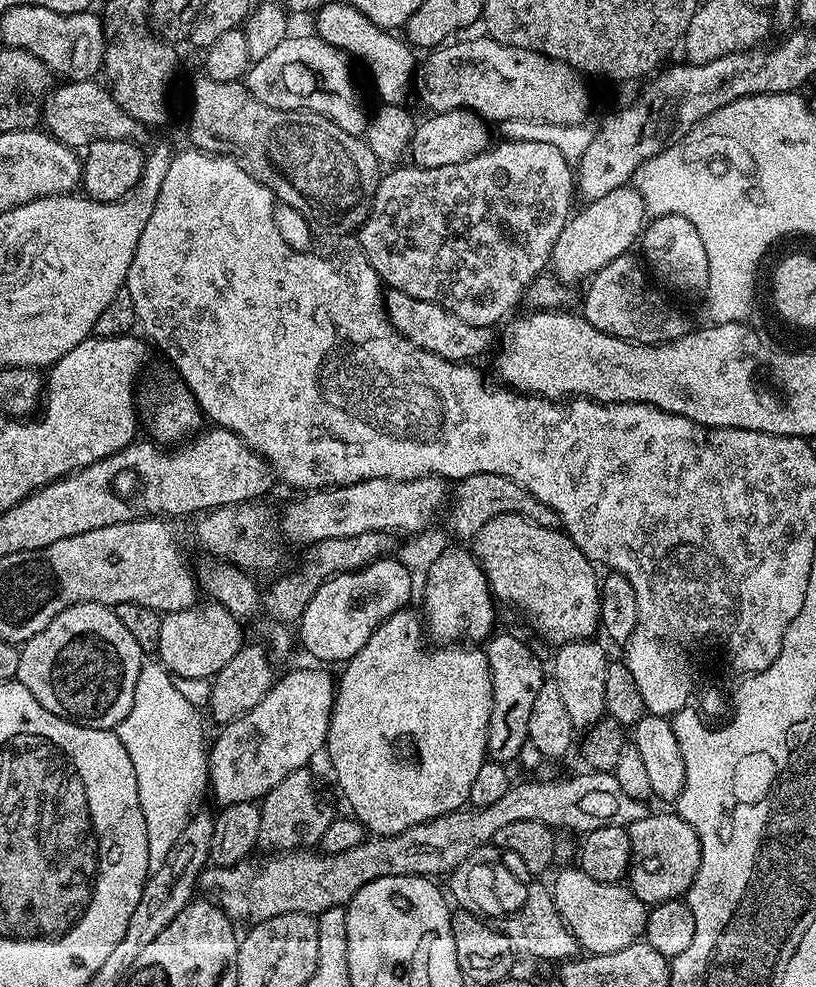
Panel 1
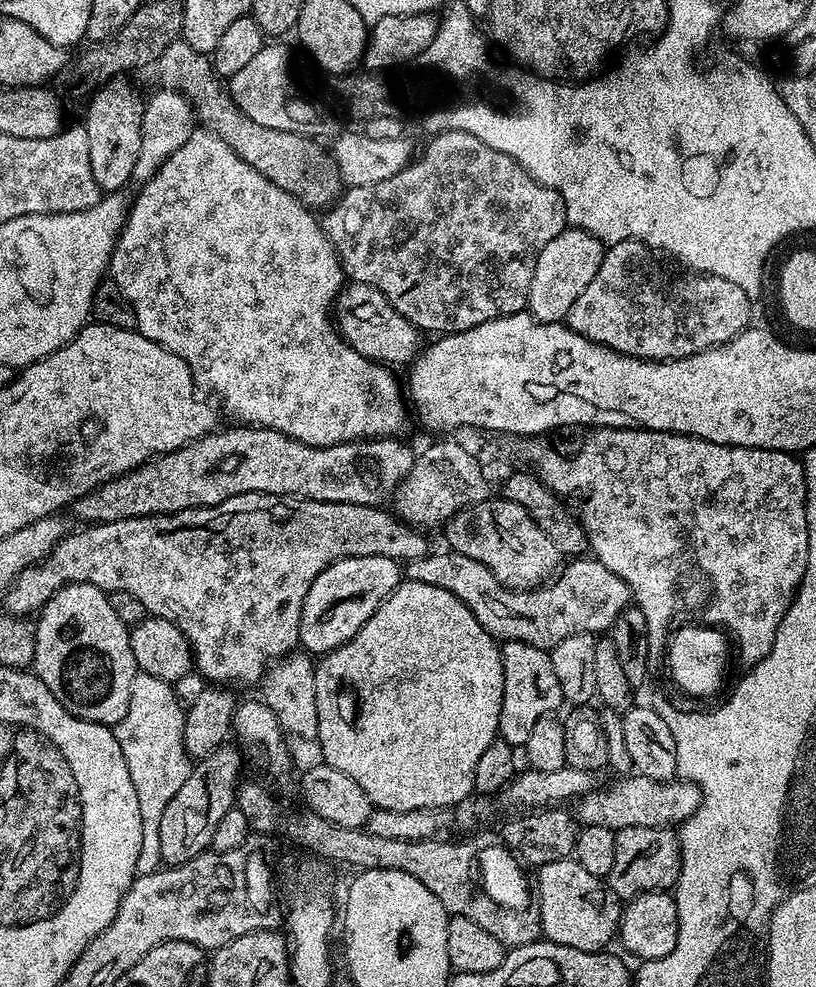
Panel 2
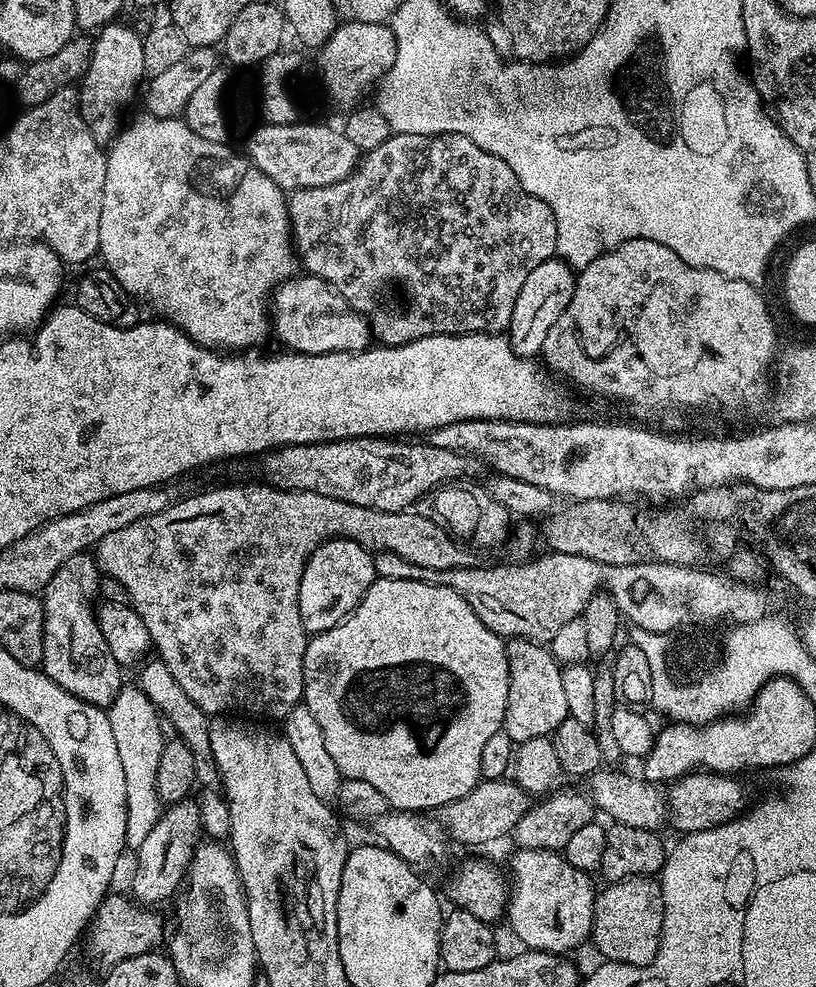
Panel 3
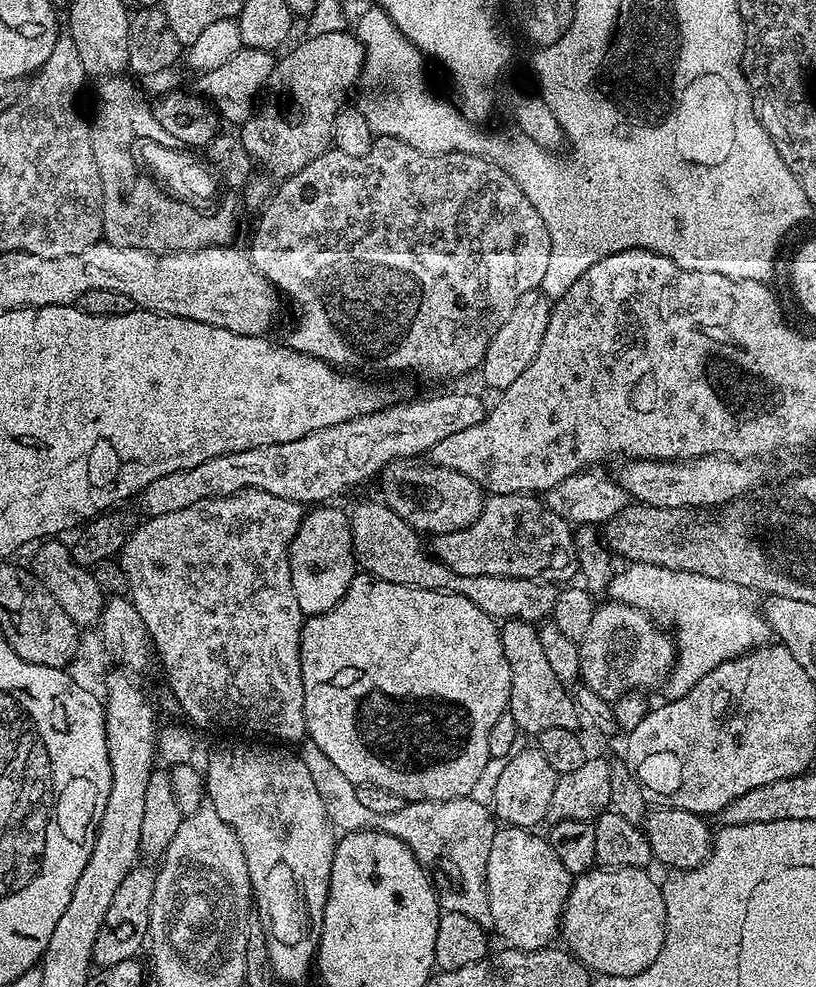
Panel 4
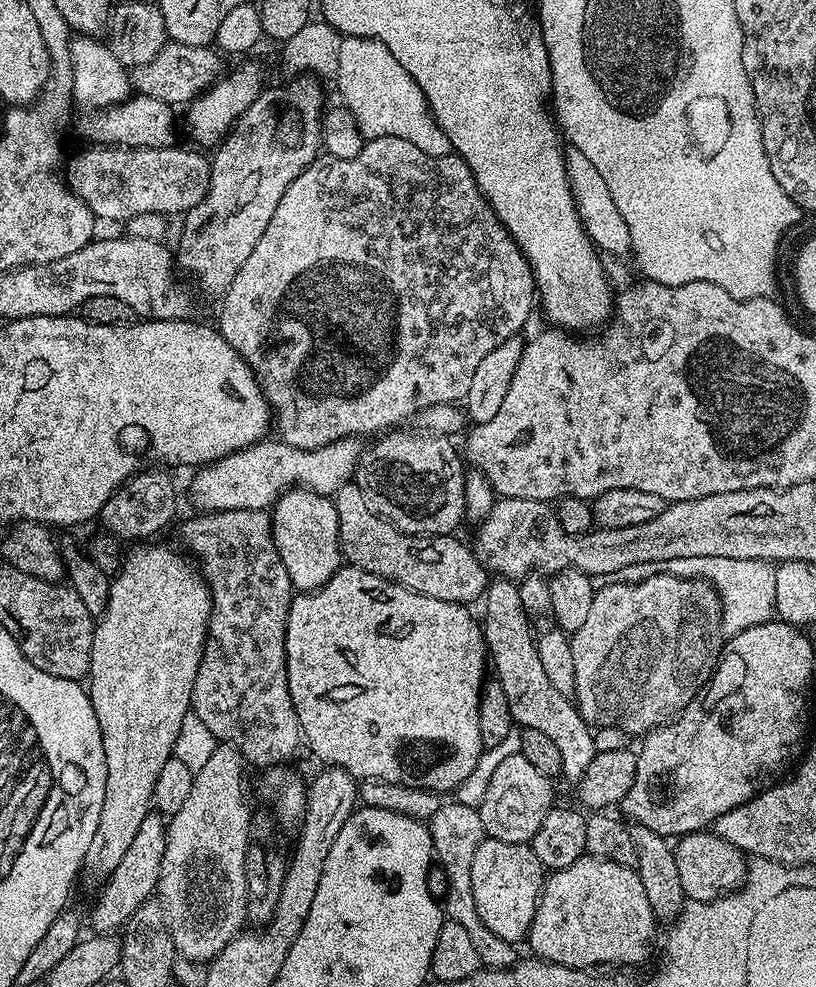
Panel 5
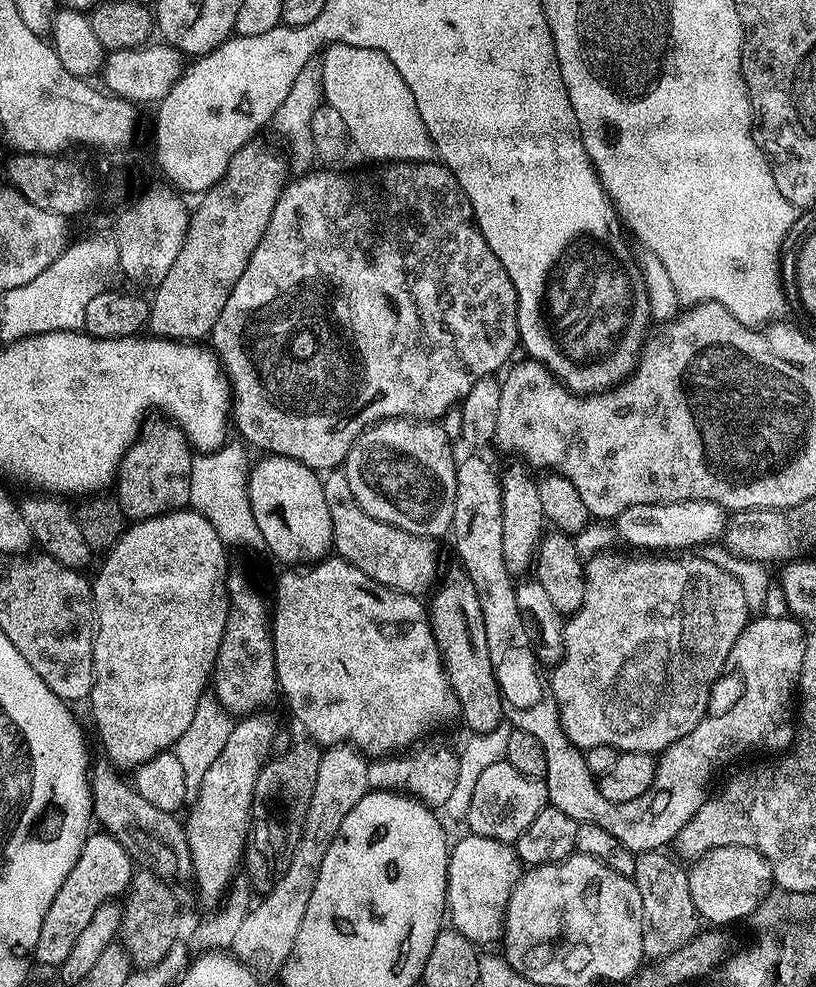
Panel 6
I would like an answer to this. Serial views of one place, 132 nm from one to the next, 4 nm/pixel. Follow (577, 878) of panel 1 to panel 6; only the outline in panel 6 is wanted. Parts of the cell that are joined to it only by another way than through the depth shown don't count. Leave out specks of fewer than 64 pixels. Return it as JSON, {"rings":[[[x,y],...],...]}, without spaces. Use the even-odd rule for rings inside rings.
{"rings":[[[464,834],[448,854],[448,899],[446,916],[462,938],[477,946],[492,944],[504,934],[504,916],[510,894],[520,881],[522,865],[512,844],[494,838]]]}

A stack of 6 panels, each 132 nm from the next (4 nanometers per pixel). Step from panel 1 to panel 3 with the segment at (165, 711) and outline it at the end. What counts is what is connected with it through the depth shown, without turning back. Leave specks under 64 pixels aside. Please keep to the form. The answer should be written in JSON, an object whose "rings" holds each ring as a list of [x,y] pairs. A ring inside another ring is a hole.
{"rings":[[[125,683],[114,702],[106,709],[110,718],[110,730],[114,730],[114,743],[118,746],[118,759],[122,762],[122,775],[126,778],[126,838],[125,845],[135,850],[142,846],[154,822],[158,822],[162,801],[156,789],[158,758],[166,743],[166,735],[160,729],[162,717],[135,683]]]}

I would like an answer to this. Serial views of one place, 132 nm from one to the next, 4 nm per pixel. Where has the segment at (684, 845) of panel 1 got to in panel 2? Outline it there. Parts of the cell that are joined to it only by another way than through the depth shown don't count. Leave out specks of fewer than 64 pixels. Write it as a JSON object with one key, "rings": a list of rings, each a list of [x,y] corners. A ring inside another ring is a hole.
{"rings":[[[630,826],[622,828],[616,832],[616,841],[614,842],[614,866],[610,866],[610,874],[606,878],[608,887],[614,890],[614,894],[621,898],[631,898],[642,892],[663,892],[672,890],[676,887],[676,880],[680,877],[680,838],[672,828],[655,828],[654,826]]]}

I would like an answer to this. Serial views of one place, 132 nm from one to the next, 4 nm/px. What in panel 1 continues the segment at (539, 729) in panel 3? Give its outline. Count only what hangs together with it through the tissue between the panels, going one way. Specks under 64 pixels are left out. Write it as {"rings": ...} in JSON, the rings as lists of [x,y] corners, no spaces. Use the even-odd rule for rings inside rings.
{"rings":[[[497,631],[487,641],[486,651],[490,678],[492,679],[492,709],[488,727],[488,756],[501,762],[509,762],[529,743],[528,723],[530,709],[534,706],[534,694],[542,690],[546,679],[546,668],[535,656],[533,645],[511,636],[508,632]]]}

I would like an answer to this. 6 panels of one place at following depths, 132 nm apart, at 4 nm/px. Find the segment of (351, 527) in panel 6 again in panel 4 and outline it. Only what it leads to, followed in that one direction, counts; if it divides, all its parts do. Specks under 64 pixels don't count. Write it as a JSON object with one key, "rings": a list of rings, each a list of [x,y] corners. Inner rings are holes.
{"rings":[[[379,499],[364,500],[356,509],[351,509],[352,545],[357,565],[367,575],[376,576],[386,582],[394,582],[411,588],[425,588],[435,592],[453,592],[470,598],[478,610],[497,622],[527,620],[544,622],[551,617],[557,589],[551,583],[526,578],[502,578],[501,576],[467,576],[454,574],[442,562],[438,562],[431,551],[426,550],[419,535],[394,510],[390,510]]]}

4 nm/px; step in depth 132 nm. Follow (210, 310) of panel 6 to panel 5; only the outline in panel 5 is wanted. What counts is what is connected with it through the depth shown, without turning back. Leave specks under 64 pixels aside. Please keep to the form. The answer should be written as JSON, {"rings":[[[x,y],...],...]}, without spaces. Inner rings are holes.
{"rings":[[[300,74],[281,88],[265,87],[228,129],[227,136],[219,141],[216,157],[213,155],[210,160],[212,177],[208,191],[198,206],[183,213],[180,252],[178,248],[179,267],[184,267],[206,291],[217,294],[228,291],[230,282],[234,282],[242,270],[242,262],[250,258],[254,246],[258,246],[258,238],[262,238],[266,226],[270,226],[270,218],[274,218],[274,210],[278,210],[278,202],[282,202],[282,194],[286,194],[290,182],[294,182],[294,178],[298,178],[298,174],[302,174],[302,170],[310,167],[321,155],[320,118],[326,102],[320,98],[318,84],[317,77]]]}

